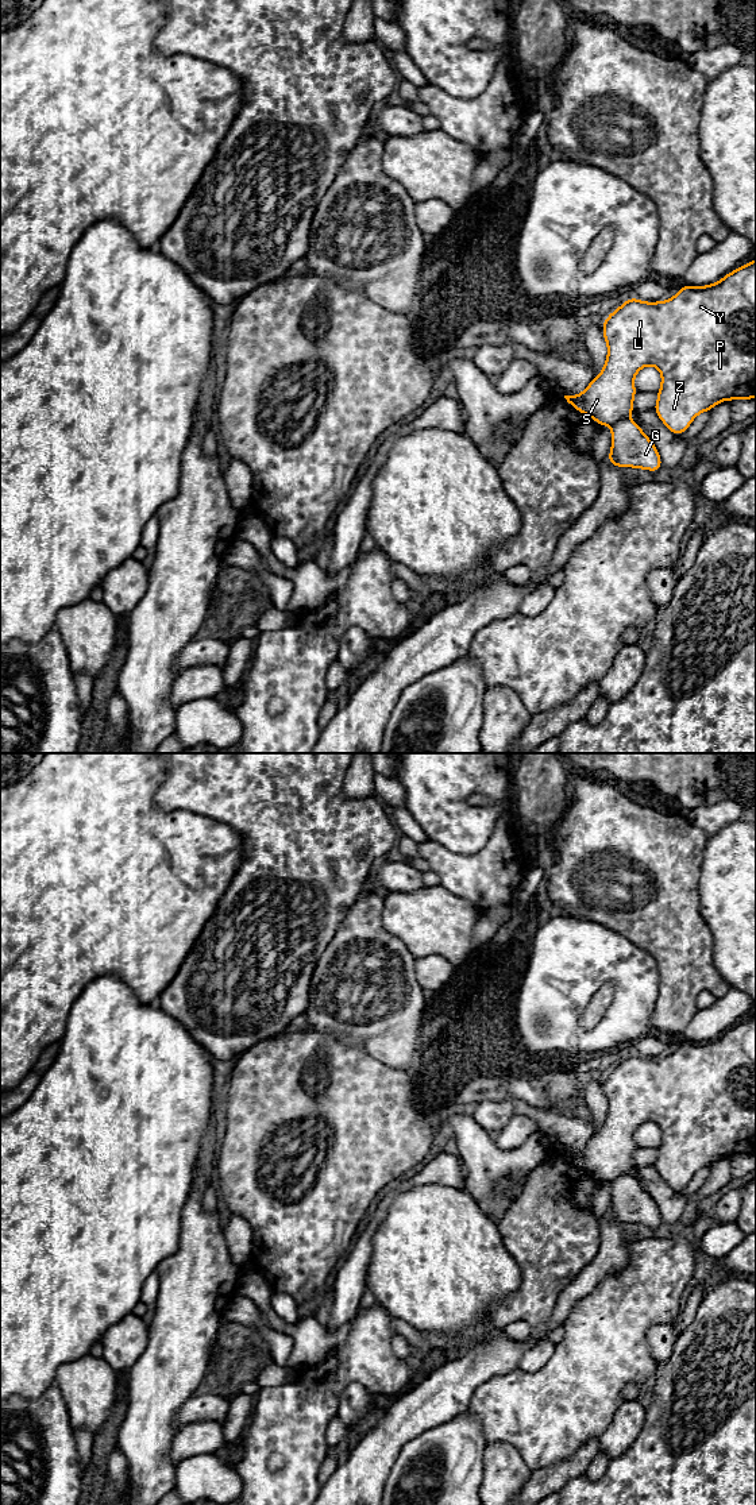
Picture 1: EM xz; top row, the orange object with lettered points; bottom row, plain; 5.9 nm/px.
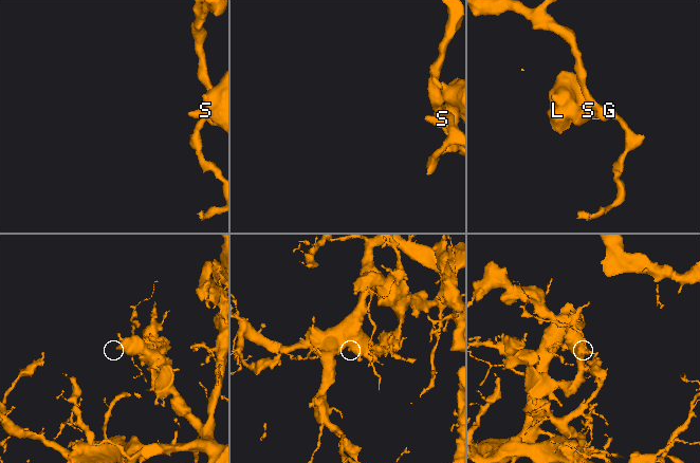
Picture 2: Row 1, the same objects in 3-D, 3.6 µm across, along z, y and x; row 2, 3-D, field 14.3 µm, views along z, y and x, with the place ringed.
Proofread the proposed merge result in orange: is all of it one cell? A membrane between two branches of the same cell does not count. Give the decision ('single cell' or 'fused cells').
fused cells

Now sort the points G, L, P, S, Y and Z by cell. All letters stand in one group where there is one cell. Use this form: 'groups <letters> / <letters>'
groups G / L P S Y Z

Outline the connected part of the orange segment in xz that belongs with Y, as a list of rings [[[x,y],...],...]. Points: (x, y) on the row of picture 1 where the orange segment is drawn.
[[[756,259],[745,263],[741,269],[736,269],[726,274],[718,282],[707,286],[680,286],[679,292],[670,300],[662,302],[644,302],[633,297],[626,300],[620,308],[613,310],[605,319],[602,335],[608,343],[608,358],[598,377],[589,383],[583,393],[578,395],[564,395],[567,402],[580,413],[590,416],[598,425],[612,425],[617,418],[626,418],[634,412],[632,405],[637,391],[633,379],[644,366],[655,366],[662,373],[662,387],[657,390],[657,402],[653,409],[663,424],[676,436],[680,436],[701,412],[709,412],[721,401],[729,400],[752,400],[756,397]]]

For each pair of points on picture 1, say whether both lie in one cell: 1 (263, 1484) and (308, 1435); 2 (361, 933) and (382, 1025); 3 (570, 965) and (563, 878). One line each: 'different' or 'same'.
1: same
2: same
3: different

